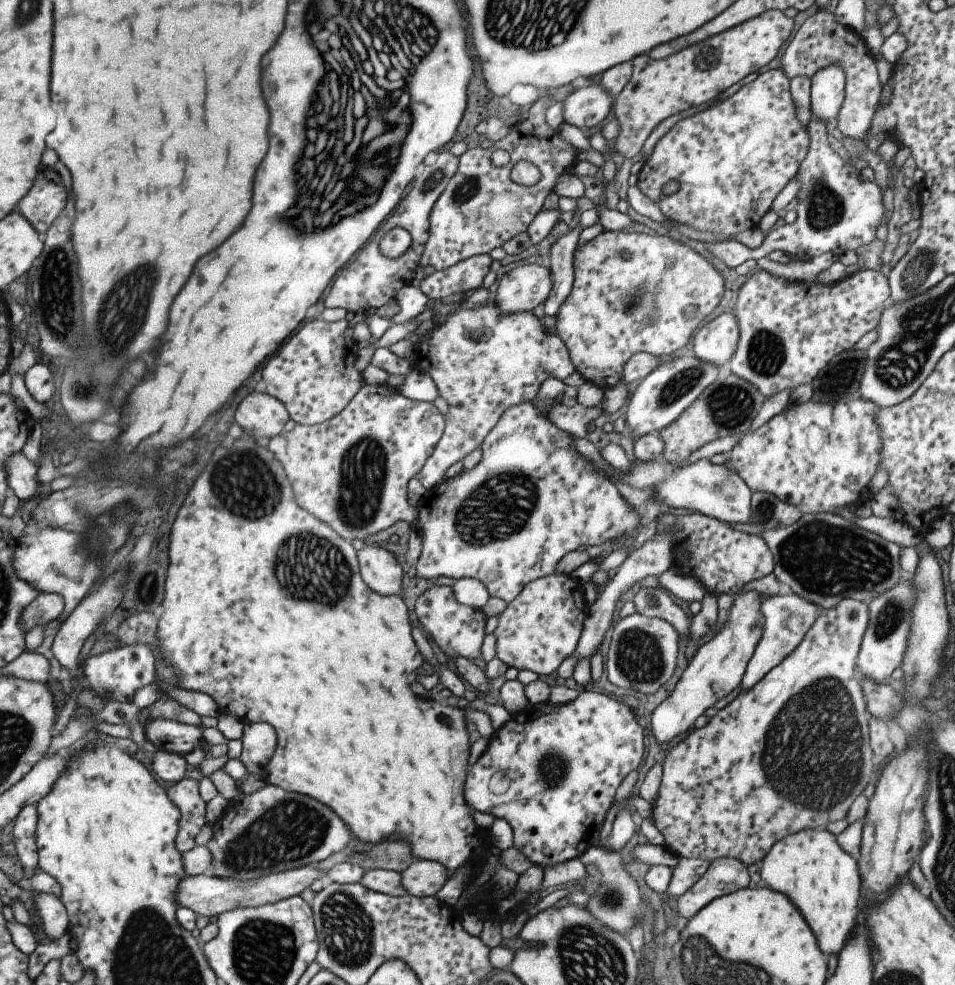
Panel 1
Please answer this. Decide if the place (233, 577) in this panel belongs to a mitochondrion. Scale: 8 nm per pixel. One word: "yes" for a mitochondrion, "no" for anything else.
no

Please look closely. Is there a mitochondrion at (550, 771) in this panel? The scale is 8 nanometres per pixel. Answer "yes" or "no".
yes

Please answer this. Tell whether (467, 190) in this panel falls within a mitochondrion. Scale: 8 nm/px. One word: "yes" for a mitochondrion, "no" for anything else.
yes

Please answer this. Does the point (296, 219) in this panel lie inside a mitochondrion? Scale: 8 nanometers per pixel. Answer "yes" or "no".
yes

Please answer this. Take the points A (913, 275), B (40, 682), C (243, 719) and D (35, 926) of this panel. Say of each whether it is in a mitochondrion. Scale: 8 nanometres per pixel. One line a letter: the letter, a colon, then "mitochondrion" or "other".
A: mitochondrion
B: other
C: other
D: other

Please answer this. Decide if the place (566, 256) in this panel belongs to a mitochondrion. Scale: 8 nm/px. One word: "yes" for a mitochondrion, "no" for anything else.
no

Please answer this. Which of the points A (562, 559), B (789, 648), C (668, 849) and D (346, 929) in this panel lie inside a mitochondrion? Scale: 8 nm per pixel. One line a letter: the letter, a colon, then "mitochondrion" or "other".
A: other
B: other
C: other
D: mitochondrion

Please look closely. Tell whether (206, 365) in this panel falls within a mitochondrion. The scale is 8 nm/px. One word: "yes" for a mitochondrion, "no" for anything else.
no

